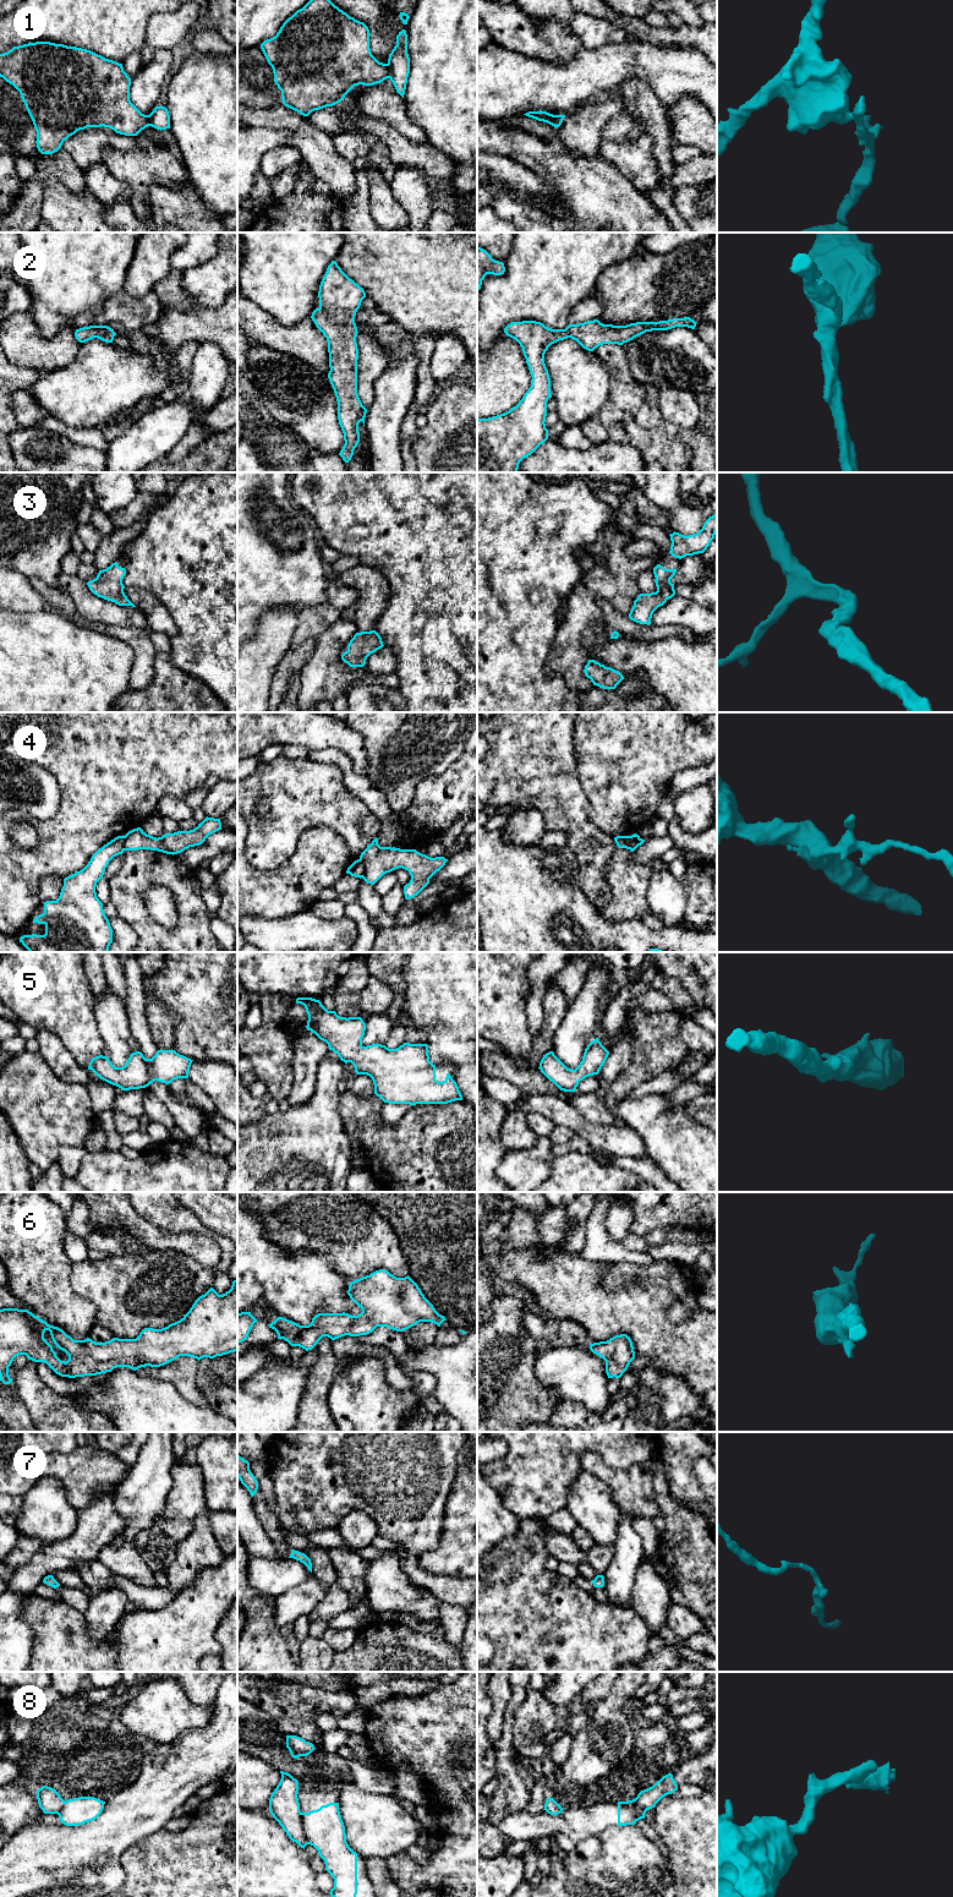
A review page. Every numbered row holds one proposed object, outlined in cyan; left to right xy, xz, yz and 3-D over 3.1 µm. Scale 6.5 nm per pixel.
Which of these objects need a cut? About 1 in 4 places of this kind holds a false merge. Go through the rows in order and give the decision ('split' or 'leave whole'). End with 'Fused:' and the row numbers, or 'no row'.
1: split
2: leave whole
3: leave whole
4: split
5: leave whole
6: leave whole
7: leave whole
8: split
Fused: 1, 4, 8

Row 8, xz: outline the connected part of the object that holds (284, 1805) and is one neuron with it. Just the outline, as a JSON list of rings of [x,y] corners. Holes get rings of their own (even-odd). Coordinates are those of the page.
[[[280,1771],[281,1780],[269,1799],[269,1813],[279,1822],[292,1842],[301,1848],[308,1844],[302,1825],[297,1798],[299,1781],[290,1773]]]

